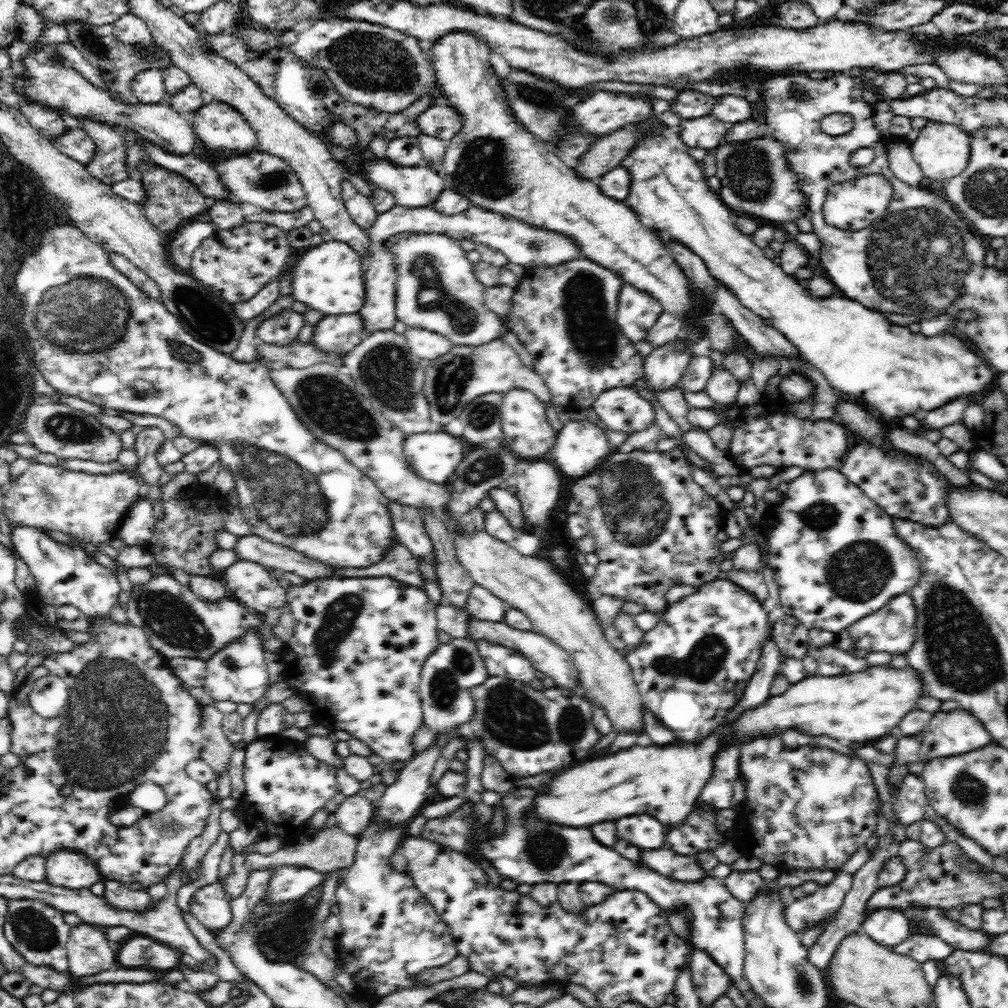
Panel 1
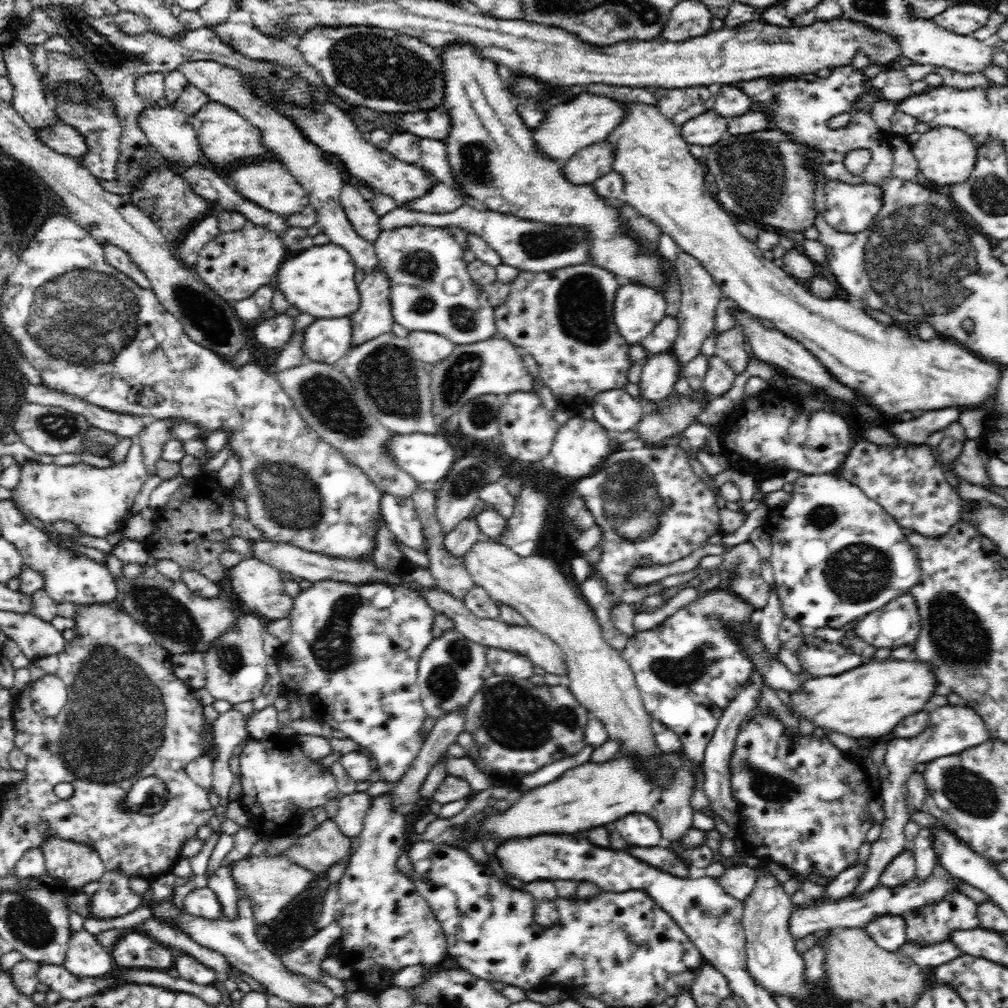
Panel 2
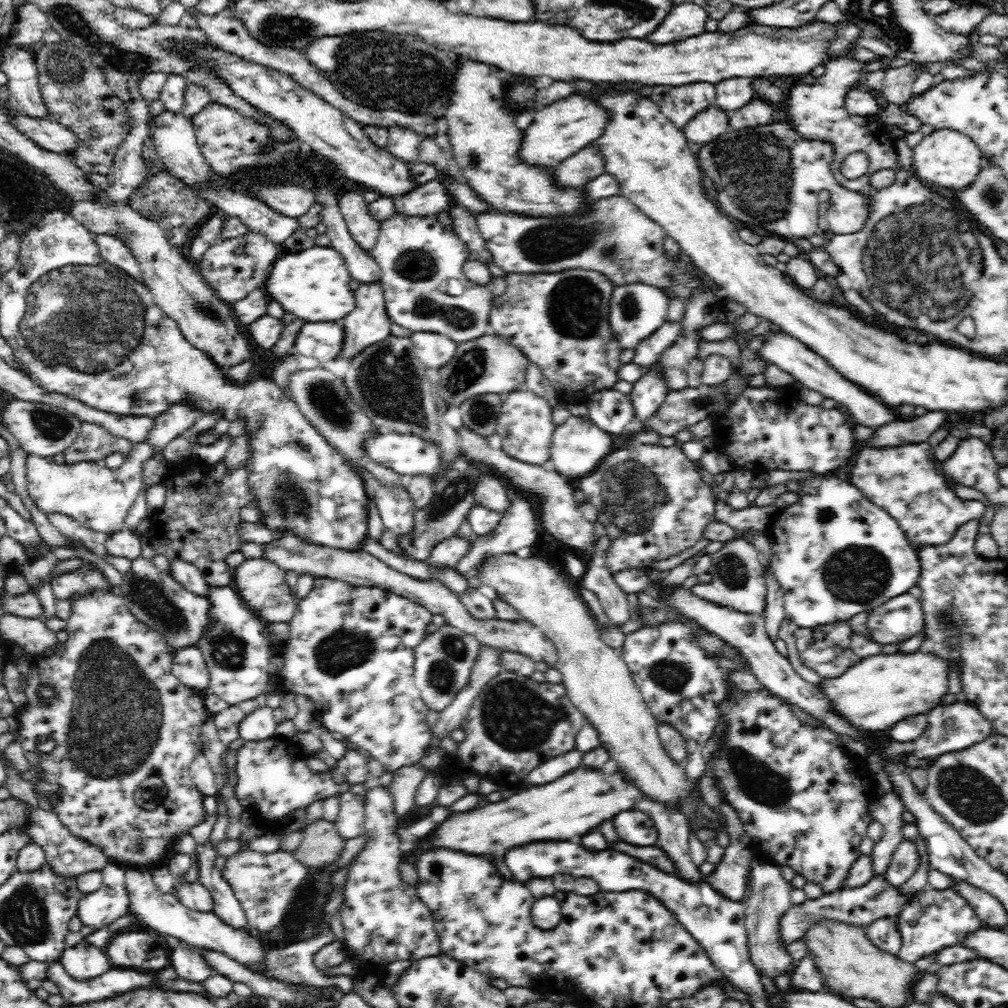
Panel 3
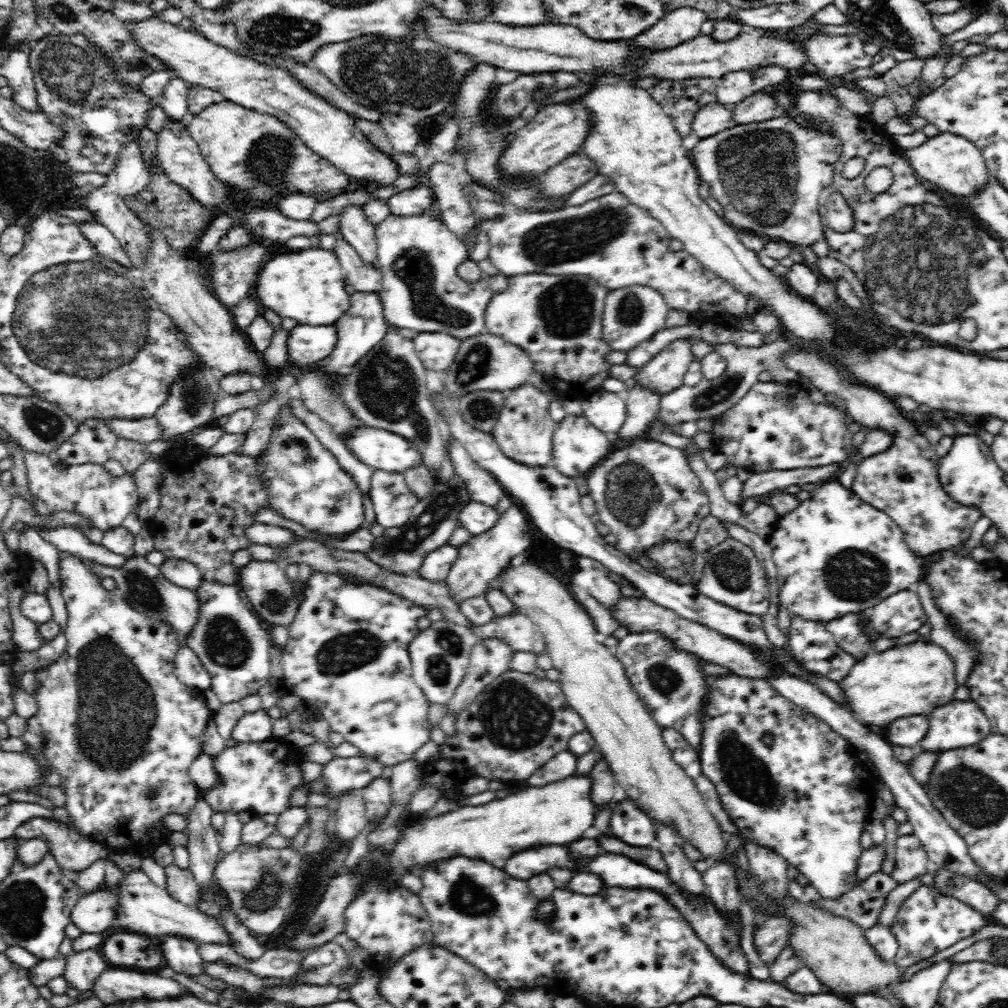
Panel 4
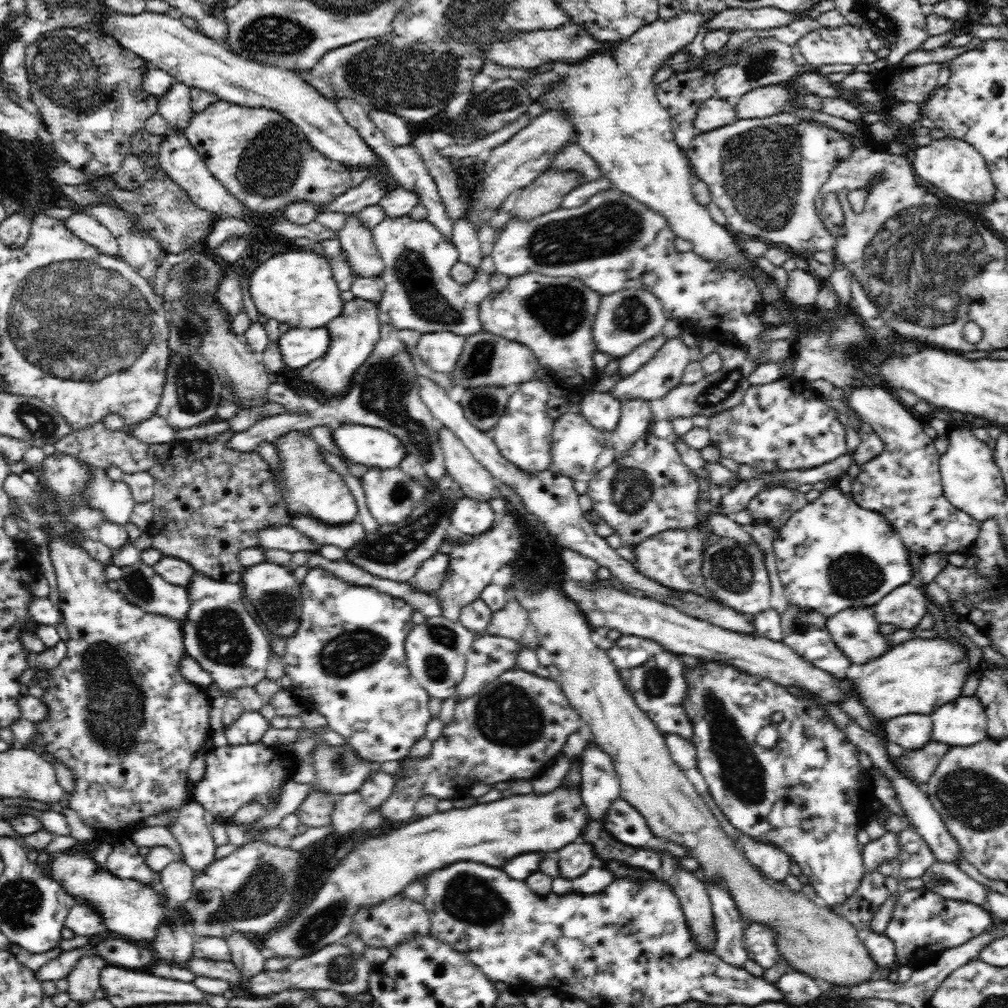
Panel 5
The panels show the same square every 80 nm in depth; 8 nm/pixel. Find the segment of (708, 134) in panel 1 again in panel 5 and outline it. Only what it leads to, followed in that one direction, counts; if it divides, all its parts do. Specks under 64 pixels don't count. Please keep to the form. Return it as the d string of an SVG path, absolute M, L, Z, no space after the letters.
M720 96L708 98L706 102L700 104L693 125L702 133L726 124L734 124L739 119L735 106L736 101L732 99L728 100Z

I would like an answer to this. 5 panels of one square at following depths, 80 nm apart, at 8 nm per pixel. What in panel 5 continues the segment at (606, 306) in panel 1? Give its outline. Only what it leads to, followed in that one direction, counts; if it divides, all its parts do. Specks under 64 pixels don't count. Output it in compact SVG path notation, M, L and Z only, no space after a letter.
M529 273L523 276L512 277L505 289L502 289L500 292L492 290L490 295L486 296L485 299L480 300L480 302L478 302L478 319L480 319L483 331L490 332L497 336L502 336L508 341L514 341L520 345L526 345L526 347L530 348L539 364L547 366L549 368L549 372L555 377L561 377L562 374L564 374L565 377L588 379L590 376L597 376L600 374L594 368L594 364L592 363L592 354L594 354L596 348L593 343L593 336L591 336L592 324L594 324L594 314L596 314L596 310L598 310L598 306L600 306L600 298L600 293L588 288L580 280L566 277L551 278L550 276L543 276L539 273Z

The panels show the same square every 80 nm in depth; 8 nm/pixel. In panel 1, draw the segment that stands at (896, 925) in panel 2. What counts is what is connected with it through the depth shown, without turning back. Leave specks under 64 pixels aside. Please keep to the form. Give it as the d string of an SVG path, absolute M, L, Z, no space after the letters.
M900 909L872 911L863 921L860 929L878 944L894 948L910 935L910 922Z

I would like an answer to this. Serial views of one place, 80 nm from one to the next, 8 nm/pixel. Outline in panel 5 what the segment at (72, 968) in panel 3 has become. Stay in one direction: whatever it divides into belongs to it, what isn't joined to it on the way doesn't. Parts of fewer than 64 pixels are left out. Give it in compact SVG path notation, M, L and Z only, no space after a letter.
M93 956L84 958L76 964L65 978L69 984L67 993L70 995L70 1000L75 1000L82 1006L95 999L94 992L101 986L101 965L104 964Z

